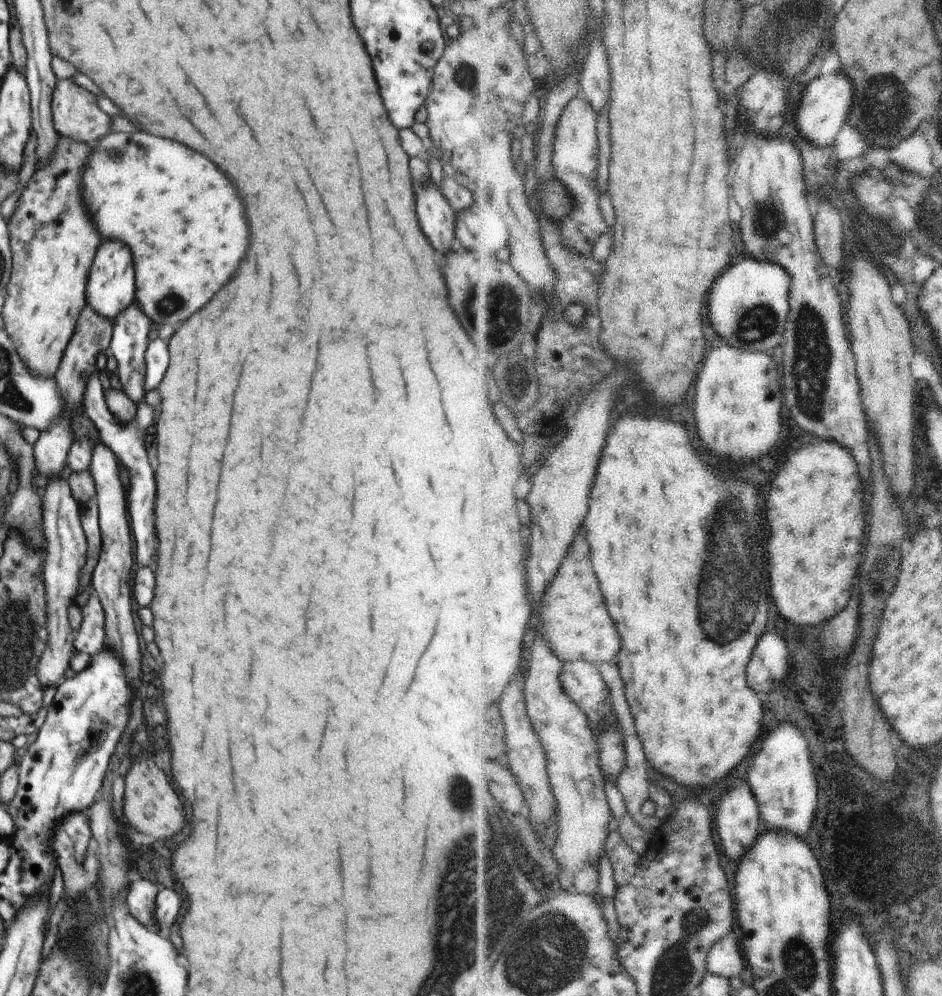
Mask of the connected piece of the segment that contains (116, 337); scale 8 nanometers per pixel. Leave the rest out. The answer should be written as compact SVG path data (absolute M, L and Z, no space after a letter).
M130 304L124 312L120 312L120 316L116 316L116 320L113 320L112 323L113 333L109 351L118 362L116 373L122 385L122 390L138 407L146 395L146 390L144 390L144 376L146 376L145 352L148 344L150 344L148 334L152 329L152 322L144 314L141 307L136 308L134 304Z

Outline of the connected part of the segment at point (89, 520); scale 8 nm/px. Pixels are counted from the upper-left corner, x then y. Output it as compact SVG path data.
M88 500L80 504L79 517L84 529L86 538L88 538L88 560L86 560L86 566L84 570L80 570L80 584L78 584L78 592L76 597L80 595L85 588L90 586L92 582L92 572L94 568L98 566L98 560L100 560L100 550L102 550L102 538L99 528L99 508L97 500Z

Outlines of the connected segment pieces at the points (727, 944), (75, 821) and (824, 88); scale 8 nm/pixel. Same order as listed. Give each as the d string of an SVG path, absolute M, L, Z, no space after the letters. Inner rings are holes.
M732 930L726 938L720 940L708 956L708 972L720 976L742 976L747 967L747 956L744 956L743 940L738 932Z
M72 812L64 816L64 820L56 822L56 828L50 828L52 832L52 852L56 852L56 863L62 873L64 894L68 894L68 904L78 894L84 894L82 890L90 888L90 882L86 880L86 872L82 868L82 860L86 854L86 844L90 842L90 826L88 818L82 812Z
M842 69L828 75L819 75L812 80L802 94L797 110L796 128L799 134L812 145L820 148L831 147L844 126L849 124L850 113L854 106L854 82Z

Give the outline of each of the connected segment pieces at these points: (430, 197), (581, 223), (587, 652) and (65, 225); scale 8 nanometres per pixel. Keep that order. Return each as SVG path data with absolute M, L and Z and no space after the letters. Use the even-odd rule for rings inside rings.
M432 180L428 188L416 192L416 212L426 238L438 252L450 252L452 244L457 247L454 236L456 211Z
M578 95L564 111L555 140L554 170L556 178L566 185L572 193L576 210L572 216L558 221L562 226L566 246L575 254L592 256L598 240L612 227L600 210L600 190L598 189L598 170L600 170L600 140L598 140L598 112L584 95Z
M579 534L572 544L559 575L542 600L539 616L543 624L541 633L564 662L590 661L601 665L612 662L620 654L622 636L606 604L602 584L594 570L590 542L584 534Z
M59 138L50 160L42 168L35 170L29 184L22 190L16 202L16 210L7 223L13 267L5 302L1 308L4 329L24 366L38 378L52 378L60 366L64 350L74 334L80 312L87 304L85 292L88 275L96 251L103 241L92 218L88 216L80 190L82 168L88 164L90 152L92 147L89 144Z

